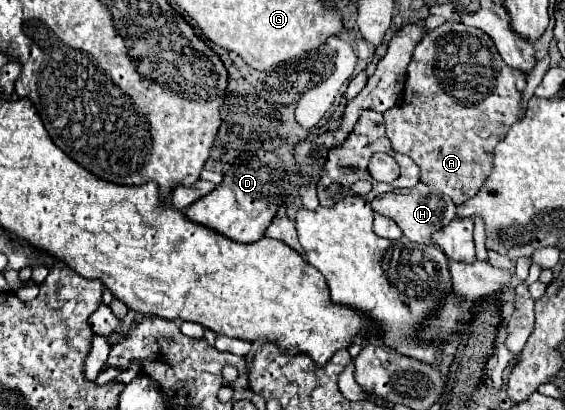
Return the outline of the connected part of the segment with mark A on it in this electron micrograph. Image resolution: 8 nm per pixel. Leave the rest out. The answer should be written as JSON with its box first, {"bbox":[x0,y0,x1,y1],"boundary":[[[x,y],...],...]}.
{"bbox":[383,22,525,204],"boundary":[[[445,22],[441,24],[439,32],[427,32],[425,38],[421,40],[421,44],[417,44],[415,52],[413,52],[413,62],[409,64],[409,70],[407,70],[407,82],[405,82],[405,92],[403,92],[403,102],[399,108],[393,108],[393,110],[387,110],[383,116],[385,116],[385,126],[387,126],[387,136],[391,138],[393,142],[393,148],[401,154],[407,154],[415,160],[415,164],[421,168],[421,182],[425,182],[427,186],[431,186],[433,190],[449,196],[455,204],[463,204],[465,200],[473,198],[479,188],[485,184],[487,176],[491,174],[493,170],[493,146],[505,138],[507,130],[519,120],[519,100],[521,100],[521,92],[525,88],[525,74],[517,68],[511,68],[507,66],[499,54],[497,54],[497,48],[493,46],[493,40],[477,30],[477,28],[467,28],[463,26],[463,32],[451,32],[451,22]]]}

